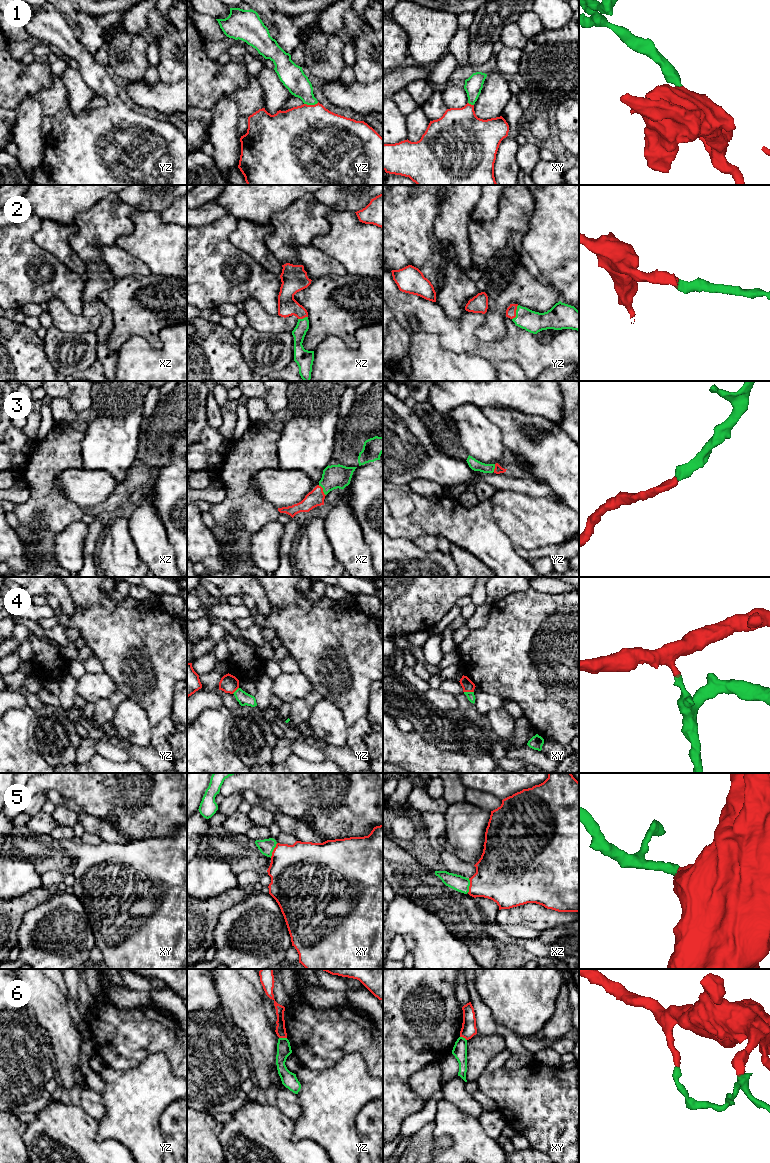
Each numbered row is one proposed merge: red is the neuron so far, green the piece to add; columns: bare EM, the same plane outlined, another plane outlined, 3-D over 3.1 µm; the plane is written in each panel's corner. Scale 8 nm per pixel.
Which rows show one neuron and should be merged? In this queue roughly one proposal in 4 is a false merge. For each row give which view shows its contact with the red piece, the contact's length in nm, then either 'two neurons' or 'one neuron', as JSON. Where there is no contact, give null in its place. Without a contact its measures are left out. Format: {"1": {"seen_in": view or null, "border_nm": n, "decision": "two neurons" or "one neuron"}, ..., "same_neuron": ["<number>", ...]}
{"1": {"seen_in": "yz", "border_nm": 120, "decision": "one neuron"}, "2": {"seen_in": "yz", "border_nm": 130, "decision": "one neuron"}, "3": {"seen_in": "xz", "border_nm": 110, "decision": "one neuron"}, "4": {"seen_in": "xy", "border_nm": 80, "decision": "two neurons"}, "5": {"seen_in": "xy", "border_nm": 130, "decision": "one neuron"}, "6": {"seen_in": "yz", "border_nm": 60, "decision": "two neurons"}, "same_neuron": ["1", "2", "3", "5"]}

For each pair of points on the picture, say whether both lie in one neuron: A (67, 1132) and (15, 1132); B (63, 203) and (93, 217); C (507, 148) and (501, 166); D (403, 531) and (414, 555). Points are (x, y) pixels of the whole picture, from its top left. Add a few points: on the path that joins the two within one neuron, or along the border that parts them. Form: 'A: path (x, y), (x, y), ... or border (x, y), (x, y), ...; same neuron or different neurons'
A: border (26, 1123), (23, 1142), (28, 1152); different neurons
B: border (101, 198), (85, 210), (78, 212), (73, 223); different neurons
C: path (507, 152), (505, 162); same neuron
D: border (393, 538), (407, 538), (413, 542); different neurons

